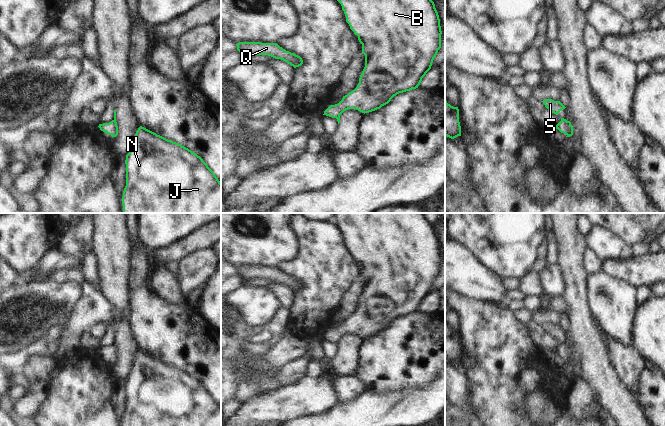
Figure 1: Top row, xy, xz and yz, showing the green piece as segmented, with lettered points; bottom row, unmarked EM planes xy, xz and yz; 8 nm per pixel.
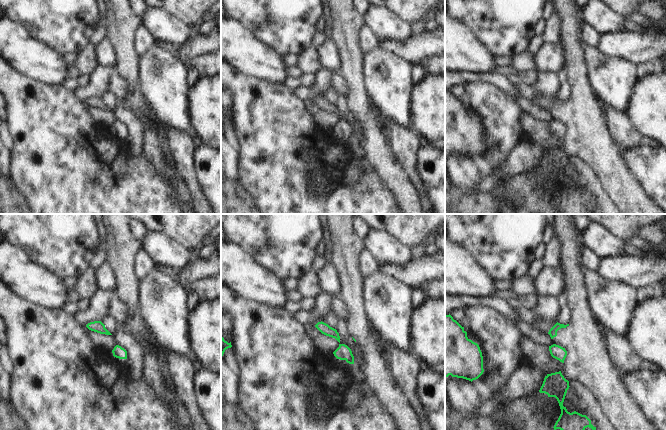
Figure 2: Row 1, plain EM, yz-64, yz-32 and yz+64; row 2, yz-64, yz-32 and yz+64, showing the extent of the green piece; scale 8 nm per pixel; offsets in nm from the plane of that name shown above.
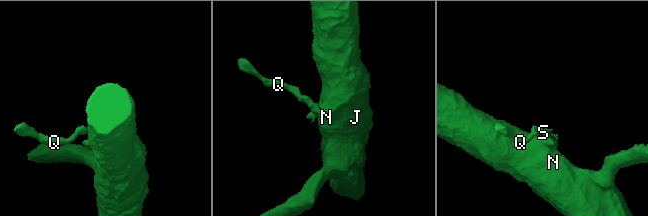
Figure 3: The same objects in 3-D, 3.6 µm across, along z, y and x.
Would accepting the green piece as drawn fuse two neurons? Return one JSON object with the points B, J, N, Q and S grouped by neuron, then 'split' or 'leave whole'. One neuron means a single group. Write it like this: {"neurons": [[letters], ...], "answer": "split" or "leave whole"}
{"neurons": [["B", "J", "N"], ["Q", "S"]], "answer": "split"}

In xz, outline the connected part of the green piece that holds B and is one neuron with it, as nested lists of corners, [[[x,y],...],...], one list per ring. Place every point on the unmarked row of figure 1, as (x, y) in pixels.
[[[336,213],[338,226],[342,230],[342,234],[346,240],[346,246],[349,248],[350,253],[358,260],[359,266],[362,268],[362,277],[365,279],[365,291],[359,302],[357,311],[343,320],[342,324],[335,329],[330,329],[323,339],[338,342],[344,335],[348,333],[356,333],[362,337],[369,337],[380,333],[382,330],[388,328],[391,323],[399,317],[410,315],[418,312],[422,302],[431,293],[434,282],[438,274],[441,272],[441,250],[438,236],[435,232],[434,226],[428,221],[425,213]]]

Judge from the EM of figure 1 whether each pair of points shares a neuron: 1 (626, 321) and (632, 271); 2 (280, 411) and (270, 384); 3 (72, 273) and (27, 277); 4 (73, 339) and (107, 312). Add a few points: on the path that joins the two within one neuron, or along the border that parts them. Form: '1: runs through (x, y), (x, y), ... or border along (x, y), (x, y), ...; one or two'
1: border along (609, 273), (629, 283), (636, 289); two
2: border along (284, 385), (273, 391), (250, 398); two
3: runs through (61, 276), (38, 277); one
4: runs through (77, 329), (94, 312), (97, 312); one

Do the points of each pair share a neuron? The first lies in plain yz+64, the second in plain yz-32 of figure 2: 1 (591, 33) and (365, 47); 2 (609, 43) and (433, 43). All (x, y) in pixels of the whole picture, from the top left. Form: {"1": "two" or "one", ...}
{"1": "one", "2": "one"}

